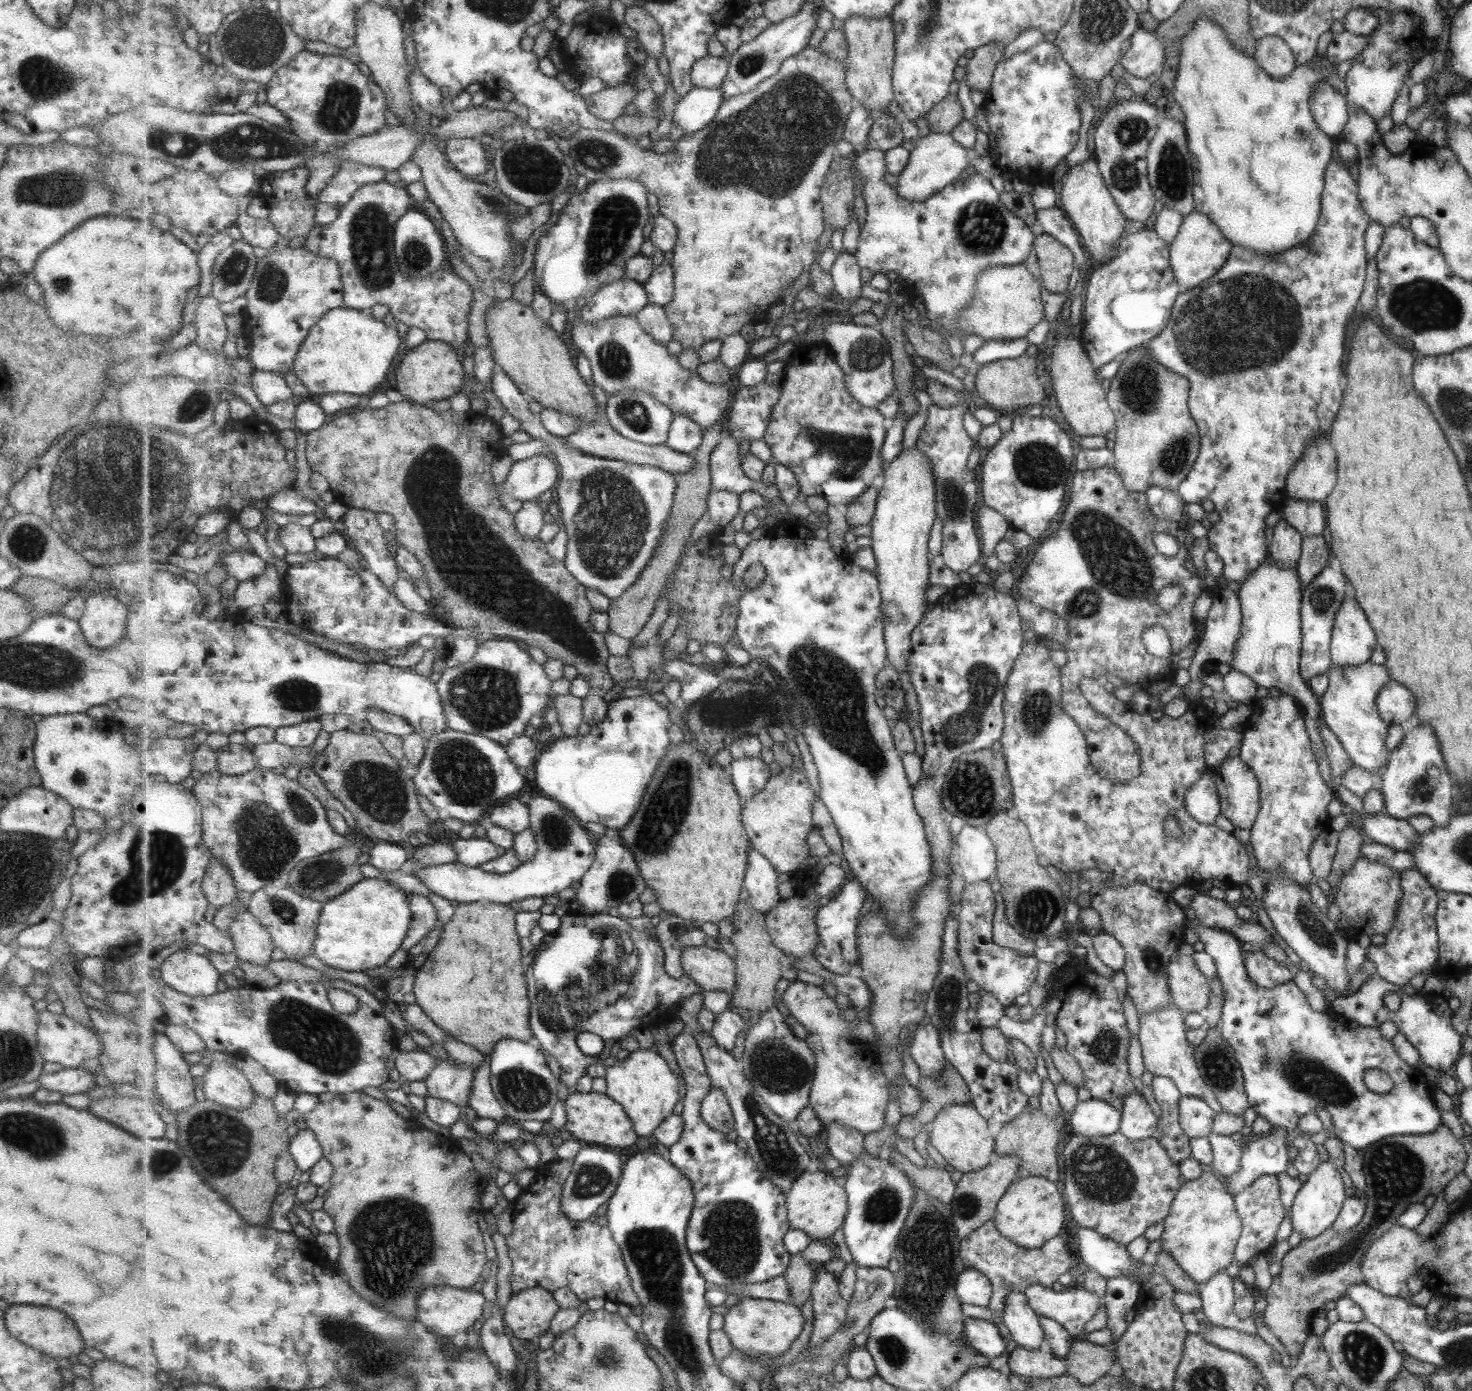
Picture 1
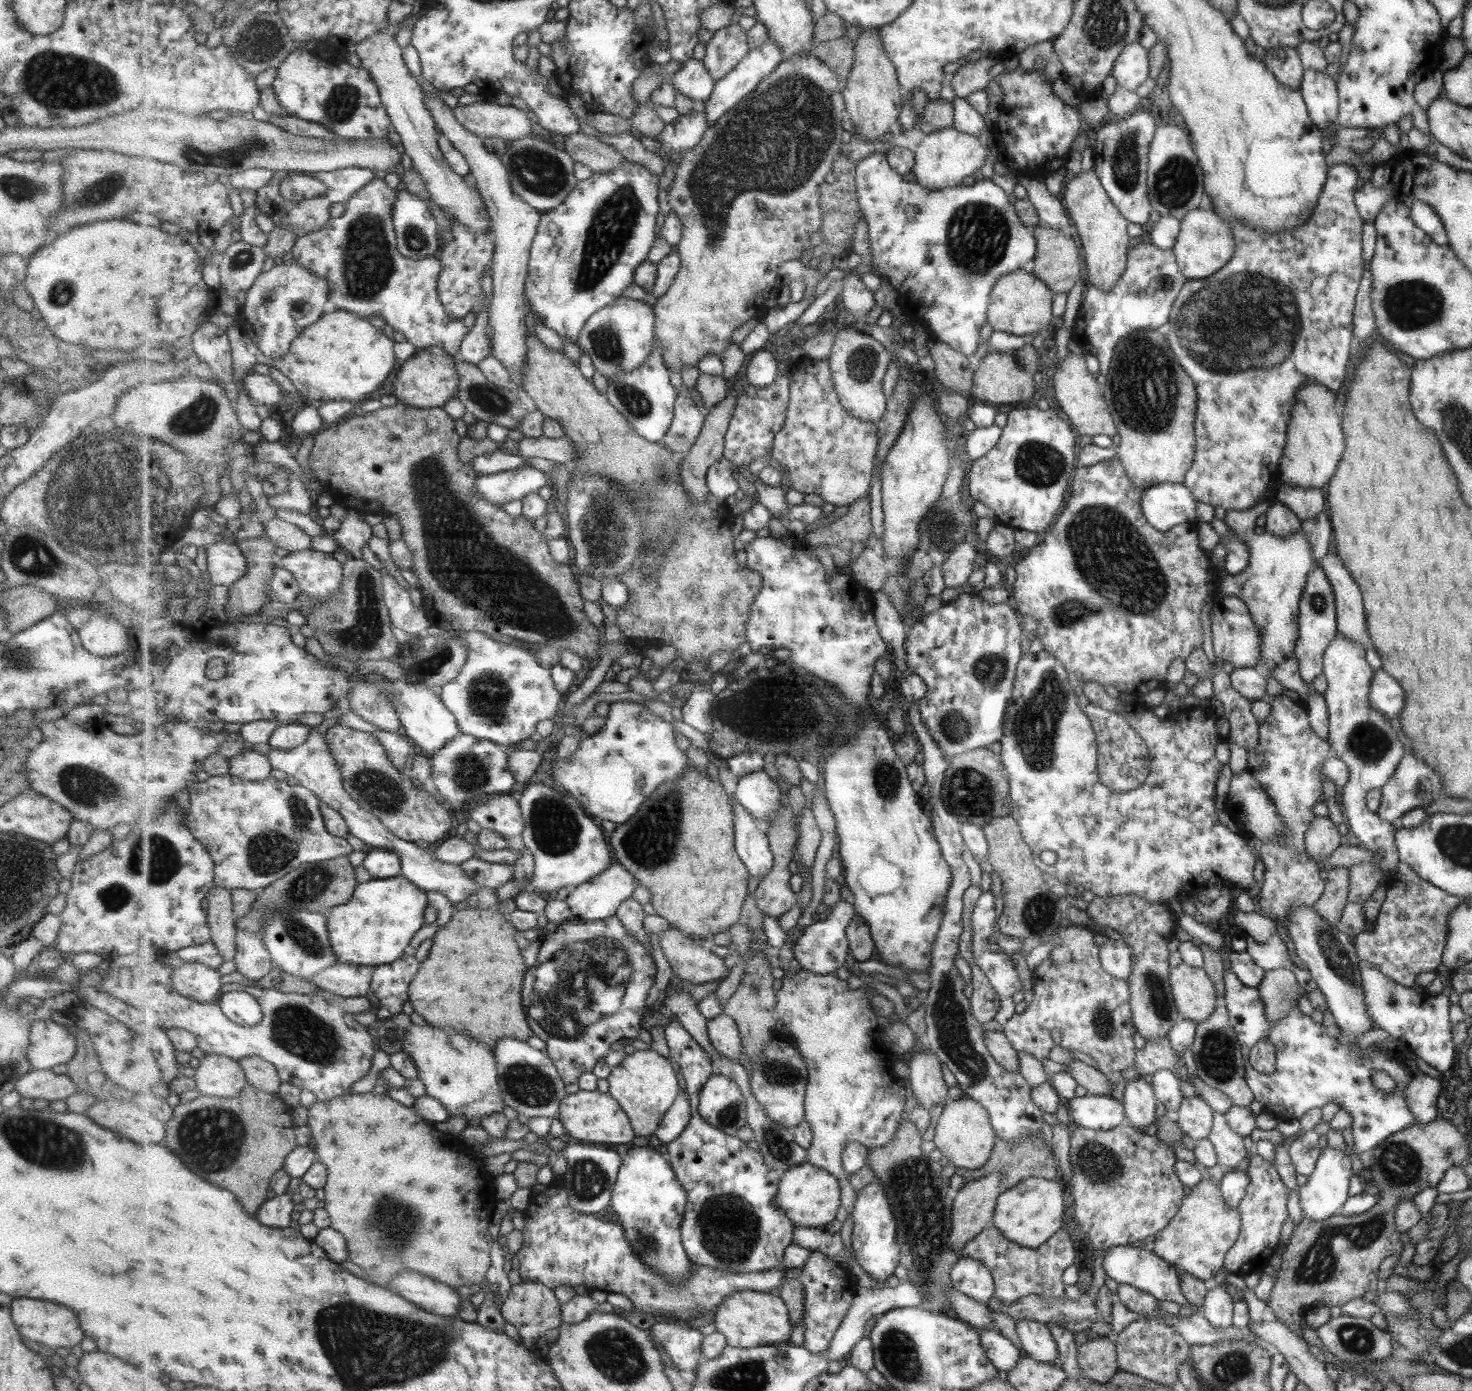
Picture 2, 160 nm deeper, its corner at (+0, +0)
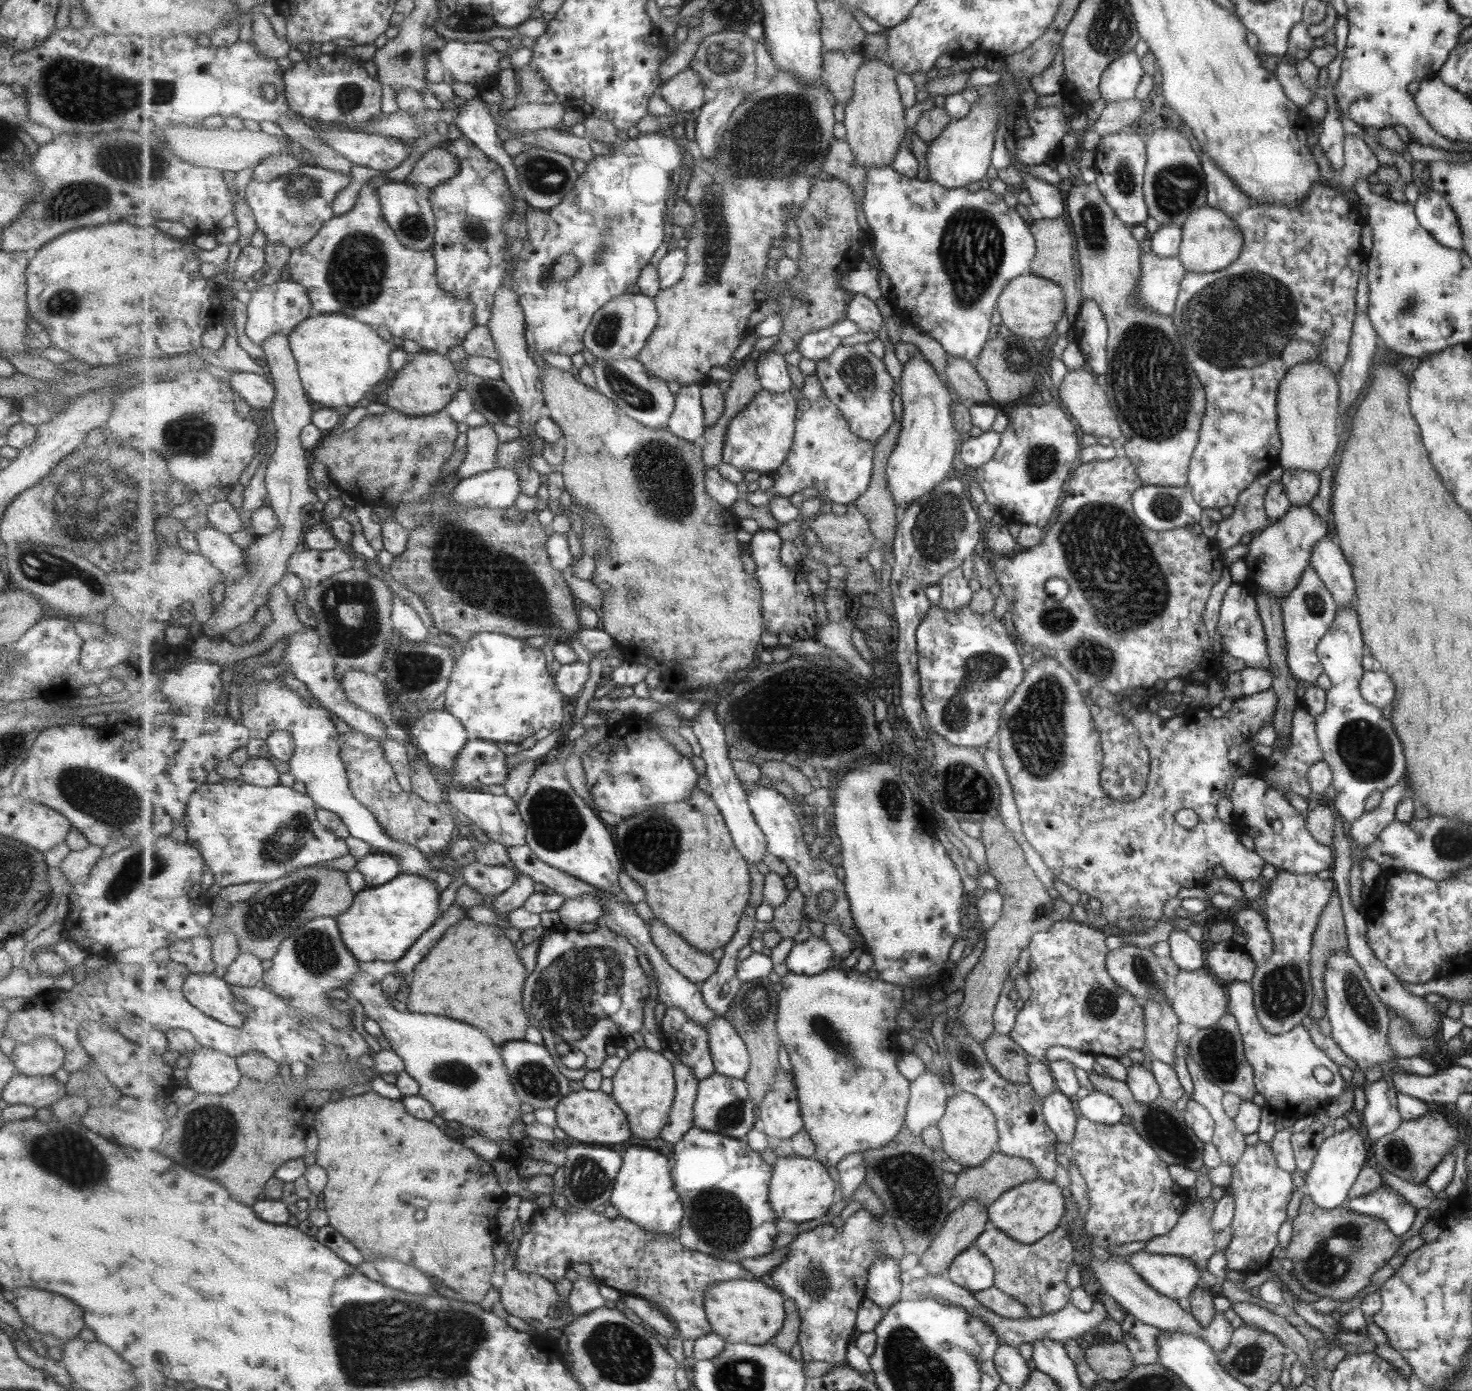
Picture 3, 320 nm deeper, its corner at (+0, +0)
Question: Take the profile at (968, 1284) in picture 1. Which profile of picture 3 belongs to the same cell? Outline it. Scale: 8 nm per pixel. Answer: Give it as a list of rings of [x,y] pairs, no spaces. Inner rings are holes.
[[[973,1244],[953,1258],[946,1275],[953,1284],[969,1292],[992,1288],[995,1282],[992,1261]]]

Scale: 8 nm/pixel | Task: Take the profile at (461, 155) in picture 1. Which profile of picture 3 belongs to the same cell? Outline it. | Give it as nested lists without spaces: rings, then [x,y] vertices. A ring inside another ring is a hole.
[[[441,145],[429,149],[415,163],[407,178],[410,182],[420,184],[419,187],[435,190],[460,173],[460,165],[457,155]]]

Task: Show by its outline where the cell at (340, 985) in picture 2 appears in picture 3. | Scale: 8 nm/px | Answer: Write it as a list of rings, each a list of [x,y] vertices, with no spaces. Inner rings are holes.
[[[359,971],[345,988],[365,1009],[367,1018],[376,1021],[392,1049],[401,1056],[406,1071],[420,1084],[420,1095],[426,1098],[437,1116],[454,1121],[494,1140],[503,1154],[514,1141],[511,1127],[521,1119],[523,1101],[513,1086],[503,1053],[479,1028],[445,1016],[395,1010],[386,998],[382,982]]]

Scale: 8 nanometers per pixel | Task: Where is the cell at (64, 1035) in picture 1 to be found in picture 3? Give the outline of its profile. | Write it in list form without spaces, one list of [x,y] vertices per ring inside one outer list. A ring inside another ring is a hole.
[[[52,1038],[15,1045],[8,1056],[17,1075],[47,1076],[62,1068],[63,1049]]]

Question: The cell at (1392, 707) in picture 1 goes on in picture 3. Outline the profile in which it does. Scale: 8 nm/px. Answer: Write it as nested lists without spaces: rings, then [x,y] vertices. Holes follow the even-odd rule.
[[[1378,668],[1371,671],[1364,671],[1360,678],[1360,695],[1370,705],[1381,709],[1386,704],[1390,704],[1393,694],[1393,684],[1389,676]]]

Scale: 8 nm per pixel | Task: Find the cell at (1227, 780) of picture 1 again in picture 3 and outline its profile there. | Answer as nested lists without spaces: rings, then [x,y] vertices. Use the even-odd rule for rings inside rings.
[[[1243,774],[1238,776],[1231,788],[1232,824],[1239,832],[1251,838],[1254,852],[1279,871],[1292,874],[1312,874],[1327,870],[1333,862],[1332,850],[1321,846],[1305,828],[1305,819],[1301,813],[1285,799],[1279,790],[1268,785],[1259,776]]]

